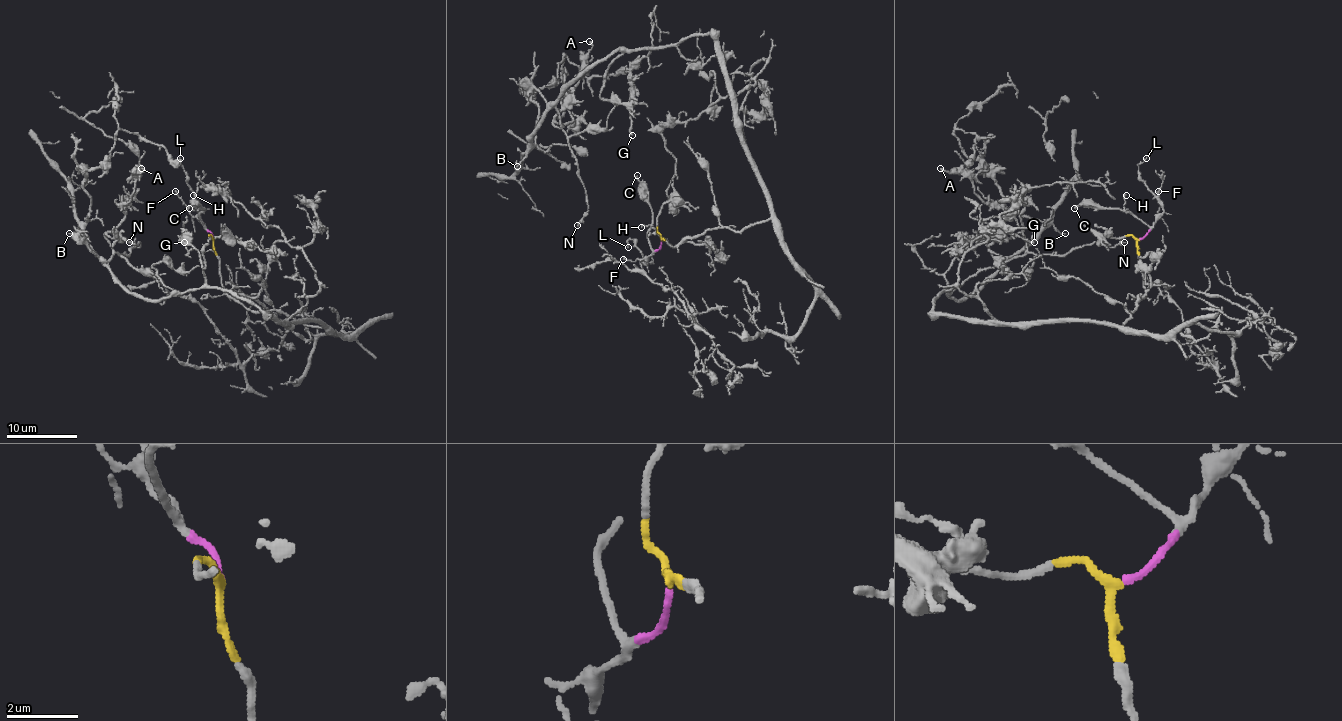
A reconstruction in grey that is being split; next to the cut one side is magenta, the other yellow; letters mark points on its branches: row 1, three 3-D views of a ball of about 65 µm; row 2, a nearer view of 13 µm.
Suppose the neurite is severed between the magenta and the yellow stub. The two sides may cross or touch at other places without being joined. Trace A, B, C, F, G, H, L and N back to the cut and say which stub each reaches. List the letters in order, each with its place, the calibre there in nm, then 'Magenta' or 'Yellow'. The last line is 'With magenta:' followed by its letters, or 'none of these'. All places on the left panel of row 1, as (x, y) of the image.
A: Place: (141, 168). Thickness 180 nm. Yellow
B: Place: (69, 233). Thickness 120 nm. Yellow
C: Place: (189, 208). Thickness 180 nm. Magenta
F: Place: (175, 191). Thickness 180 nm. Magenta
G: Place: (184, 242). Thickness 240 nm. Yellow
H: Place: (193, 195). Thickness 150 nm. Magenta
L: Place: (180, 158). Thickness 110 nm. Magenta
N: Place: (129, 242). Thickness 100 nm. Yellow
With magenta: C, F, H, L

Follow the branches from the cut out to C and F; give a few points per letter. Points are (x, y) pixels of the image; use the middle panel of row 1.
C: (661, 240), (661, 245), (654, 250), (647, 236), (652, 208), (647, 189), (636, 175)
F: (661, 240), (661, 245), (643, 259), (622, 259)

